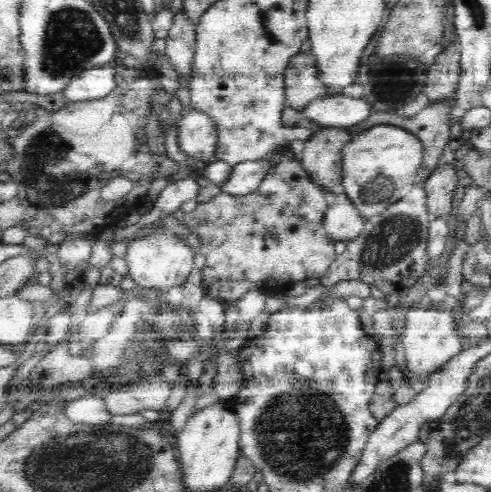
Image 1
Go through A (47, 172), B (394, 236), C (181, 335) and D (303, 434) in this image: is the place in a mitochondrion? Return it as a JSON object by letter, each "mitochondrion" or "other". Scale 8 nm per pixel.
{"A":"mitochondrion","B":"mitochondrion","C":"mitochondrion","D":"mitochondrion"}

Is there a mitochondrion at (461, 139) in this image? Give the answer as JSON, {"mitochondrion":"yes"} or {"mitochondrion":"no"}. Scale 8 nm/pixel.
{"mitochondrion":"no"}

